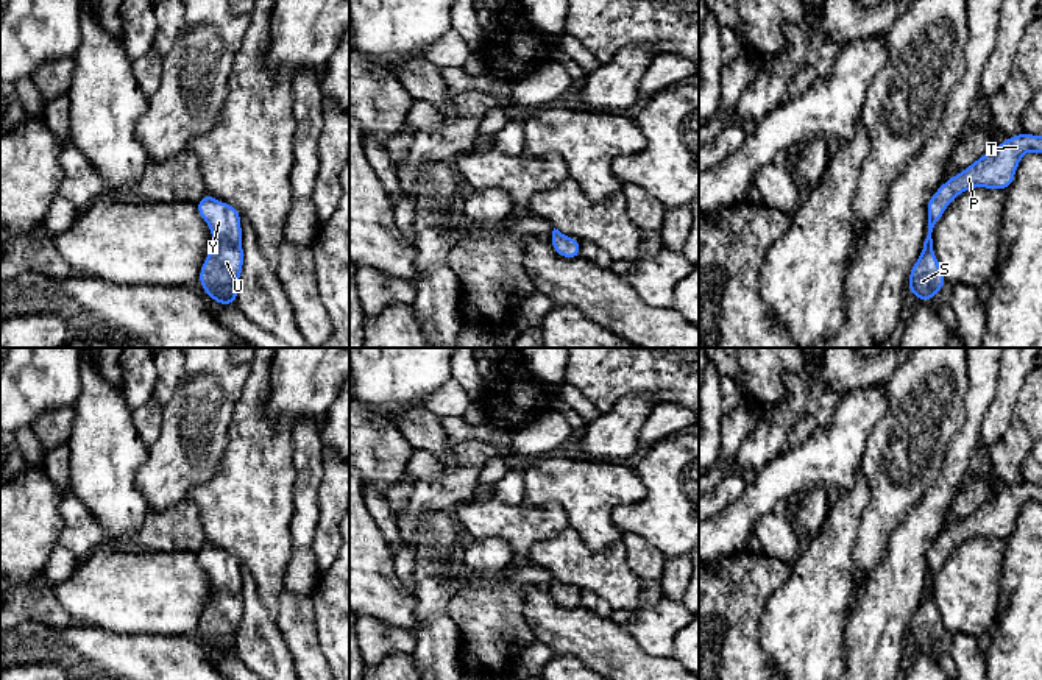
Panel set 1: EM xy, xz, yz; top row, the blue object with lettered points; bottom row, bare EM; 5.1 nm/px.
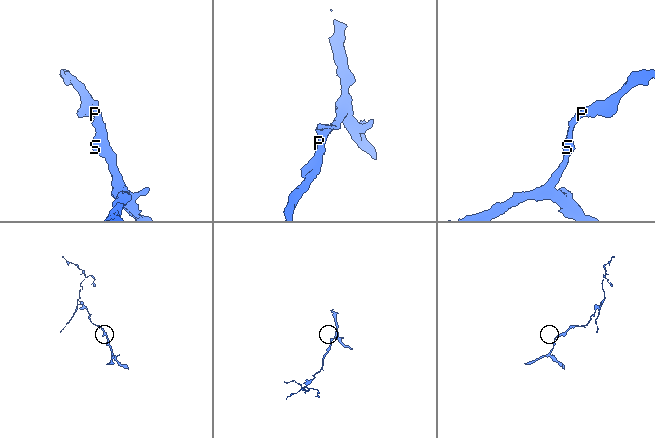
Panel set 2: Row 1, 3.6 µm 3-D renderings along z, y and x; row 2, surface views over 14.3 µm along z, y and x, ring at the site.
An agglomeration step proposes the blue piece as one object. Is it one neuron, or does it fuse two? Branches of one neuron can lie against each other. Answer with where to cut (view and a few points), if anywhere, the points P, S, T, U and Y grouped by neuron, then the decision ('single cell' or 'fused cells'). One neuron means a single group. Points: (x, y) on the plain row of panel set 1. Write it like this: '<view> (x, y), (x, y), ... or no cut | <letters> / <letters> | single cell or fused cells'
no cut | P S T U Y | single cell

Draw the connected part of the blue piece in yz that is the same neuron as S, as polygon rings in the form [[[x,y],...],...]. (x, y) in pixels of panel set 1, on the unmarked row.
[[[1023,482],[1006,488],[964,521],[952,526],[928,549],[928,585],[908,627],[908,639],[916,644],[917,650],[933,650],[934,644],[947,633],[934,605],[931,588],[933,577],[942,568],[945,557],[959,543],[973,537],[1005,541],[1012,533],[1017,515],[1026,501],[1042,502],[1042,485]]]

